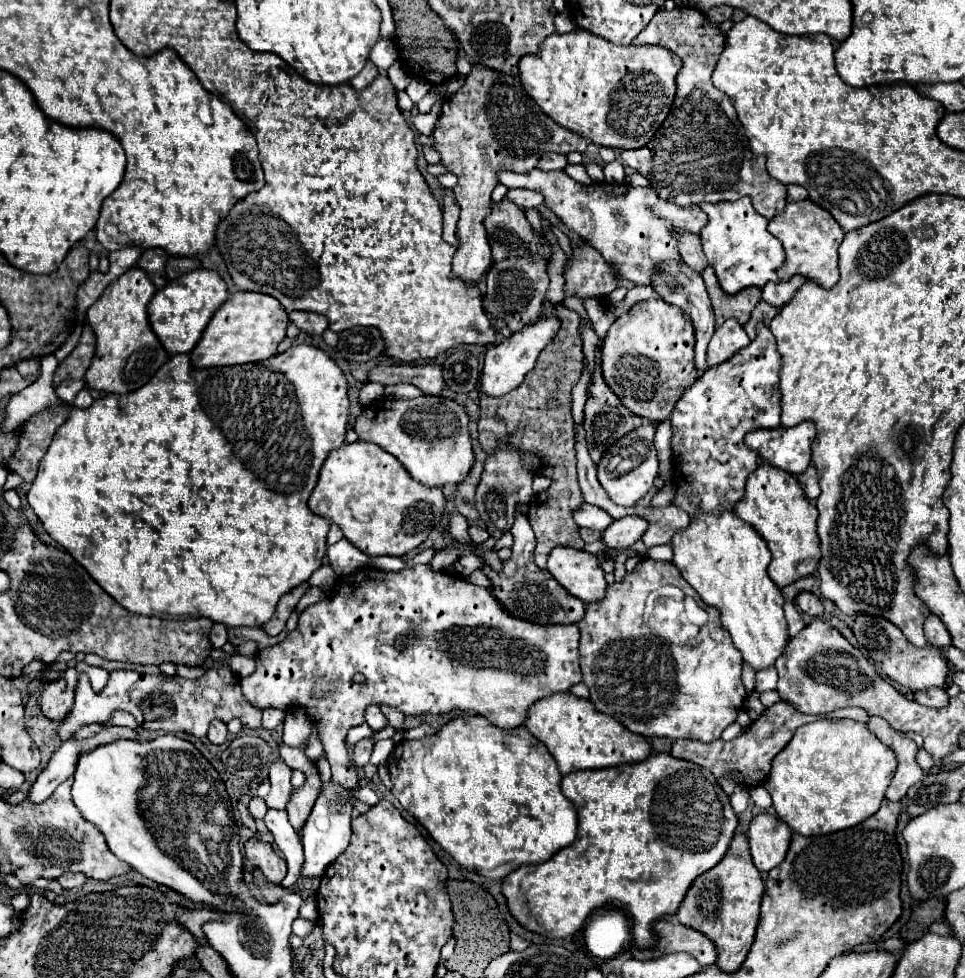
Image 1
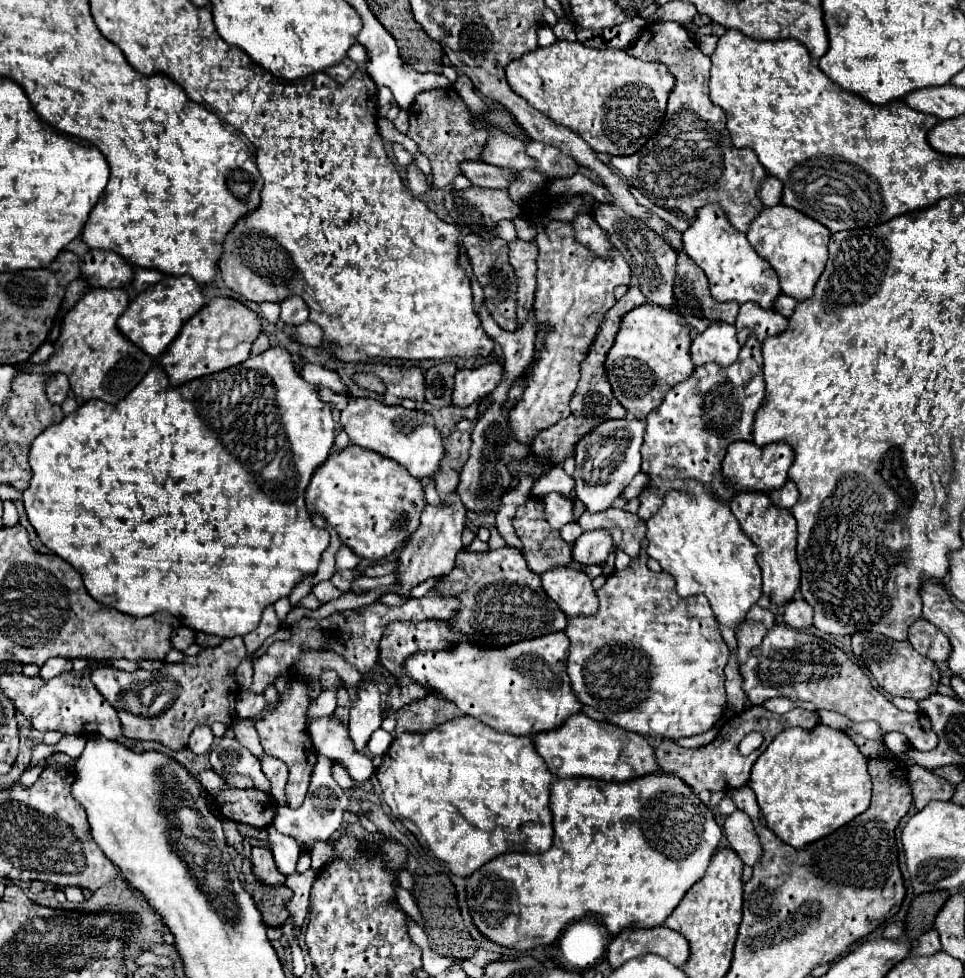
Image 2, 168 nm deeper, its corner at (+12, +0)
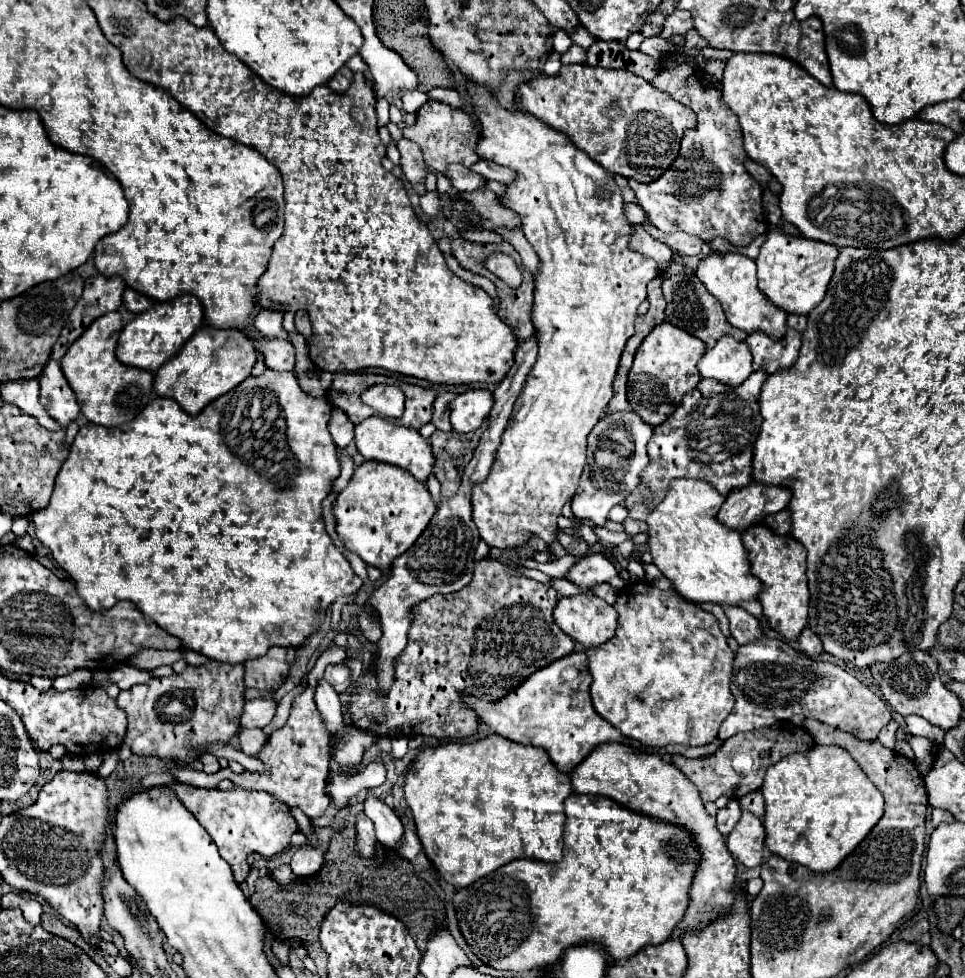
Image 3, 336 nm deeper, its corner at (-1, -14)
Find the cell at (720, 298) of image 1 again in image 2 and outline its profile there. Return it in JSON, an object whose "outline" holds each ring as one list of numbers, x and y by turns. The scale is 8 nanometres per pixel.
{"outline":[[679,252,677,258,677,312,685,316,687,324,697,332,703,332,713,320,723,320,727,324,735,322,739,304,737,302,717,302,709,294,705,272,685,254]]}

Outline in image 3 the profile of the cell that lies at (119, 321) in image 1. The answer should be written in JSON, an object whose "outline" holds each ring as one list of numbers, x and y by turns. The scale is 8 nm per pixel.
{"outline":[[118,312,104,314,102,318,94,320,88,326,86,334,82,334,82,338,78,338,78,342,74,342,60,360,62,372,74,390,86,420,106,428,118,428,134,420,152,400,152,392,154,392,152,390,154,376,150,372,140,368,130,368,118,362,114,350,118,344,120,330,122,330,120,314]]}

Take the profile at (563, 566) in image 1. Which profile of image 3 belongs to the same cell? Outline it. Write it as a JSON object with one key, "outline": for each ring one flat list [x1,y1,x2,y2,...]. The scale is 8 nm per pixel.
{"outline":[[578,594,560,598,554,608,554,622,582,650,598,648,614,636,616,610,596,594]]}

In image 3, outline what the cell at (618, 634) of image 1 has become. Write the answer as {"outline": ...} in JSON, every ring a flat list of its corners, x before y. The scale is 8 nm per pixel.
{"outline":[[646,582,628,584,614,608,618,612,616,636,586,654,594,678,590,696,596,712,624,736,640,740,644,746,704,746,714,742,720,724,734,706,734,696,728,688,734,652,728,648,716,618,696,604,682,600,674,590,658,590]]}

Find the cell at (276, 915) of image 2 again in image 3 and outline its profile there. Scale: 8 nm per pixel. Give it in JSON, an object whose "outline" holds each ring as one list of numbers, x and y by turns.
{"outline":[[346,824,332,834,326,864,320,872,316,872,314,876,296,878,290,886,280,886,270,876,258,878,256,890,250,896,250,904,262,916,274,938,300,938,304,946,312,946,318,942,318,926,336,902,348,902,352,906,378,906,382,912,394,914,398,920,402,920,408,932,414,936,420,952,424,952,426,940,436,926,436,918,440,914,444,916,444,904,438,900,434,890,412,870,414,868,406,858,402,858,396,850,386,848,384,844,376,846,372,858,362,858,356,850,356,828]]}

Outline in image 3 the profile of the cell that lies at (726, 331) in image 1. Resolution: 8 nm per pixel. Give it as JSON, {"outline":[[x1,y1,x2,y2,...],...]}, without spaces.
{"outline":[[724,336,698,362,702,378,714,378,726,386,740,386,752,374,752,354,746,342]]}

